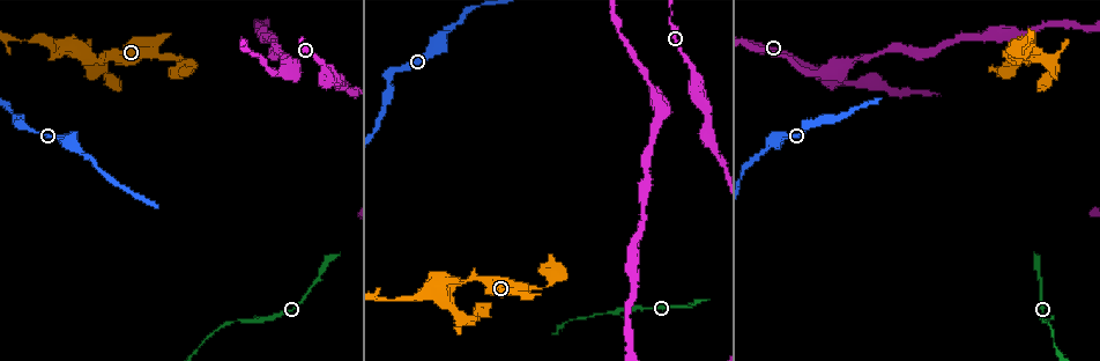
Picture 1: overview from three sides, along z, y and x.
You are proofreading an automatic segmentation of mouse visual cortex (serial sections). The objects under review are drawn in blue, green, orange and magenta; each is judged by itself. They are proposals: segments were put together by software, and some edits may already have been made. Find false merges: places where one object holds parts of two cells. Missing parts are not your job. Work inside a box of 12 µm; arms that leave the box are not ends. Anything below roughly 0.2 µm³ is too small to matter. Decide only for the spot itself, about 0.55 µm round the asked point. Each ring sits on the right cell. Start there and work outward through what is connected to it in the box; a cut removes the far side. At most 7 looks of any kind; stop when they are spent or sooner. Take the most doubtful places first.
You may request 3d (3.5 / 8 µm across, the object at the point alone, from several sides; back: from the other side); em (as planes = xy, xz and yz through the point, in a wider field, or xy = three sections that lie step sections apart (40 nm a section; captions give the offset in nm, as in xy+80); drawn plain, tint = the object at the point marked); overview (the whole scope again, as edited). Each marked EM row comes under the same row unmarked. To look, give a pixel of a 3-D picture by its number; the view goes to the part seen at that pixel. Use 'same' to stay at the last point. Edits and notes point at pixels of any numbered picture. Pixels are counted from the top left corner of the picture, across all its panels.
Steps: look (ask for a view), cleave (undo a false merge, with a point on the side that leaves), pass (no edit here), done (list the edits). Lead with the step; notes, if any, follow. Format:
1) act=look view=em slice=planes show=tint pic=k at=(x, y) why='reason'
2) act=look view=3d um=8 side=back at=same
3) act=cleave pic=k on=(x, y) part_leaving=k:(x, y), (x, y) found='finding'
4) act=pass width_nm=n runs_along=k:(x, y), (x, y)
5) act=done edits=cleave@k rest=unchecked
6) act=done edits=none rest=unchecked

act=look view=3d um=8 pic=1 at=(1048, 322)

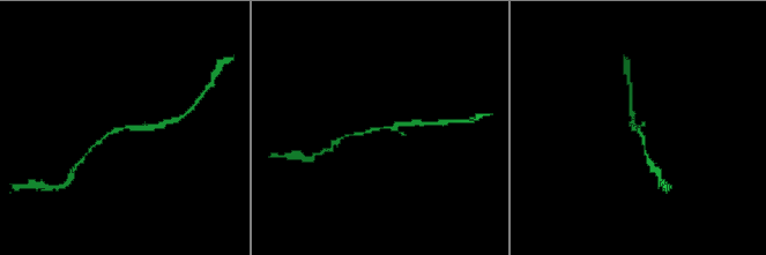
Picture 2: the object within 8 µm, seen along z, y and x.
act=look view=em slice=xy step=3 show=tint pic=2 at=(638, 125) why='shape alone is not enough'

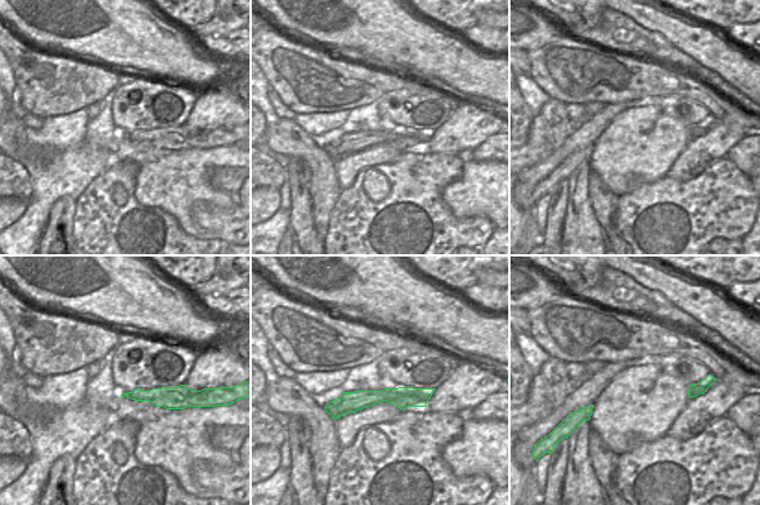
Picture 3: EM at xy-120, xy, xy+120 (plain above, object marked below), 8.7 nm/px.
act=pass runs_along=3:(430, 391), (328, 408) found='one cell here'

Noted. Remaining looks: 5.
act=look view=3d um=8 pic=1 at=(1019, 52) why='a fork'

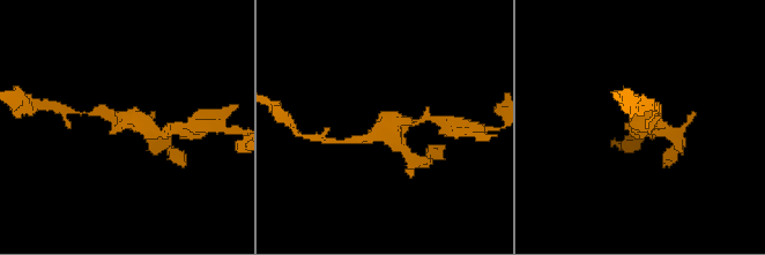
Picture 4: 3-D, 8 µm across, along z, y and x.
act=look view=em slice=xy step=3 show=tint pic=4 at=(393, 129) why='now the EM'

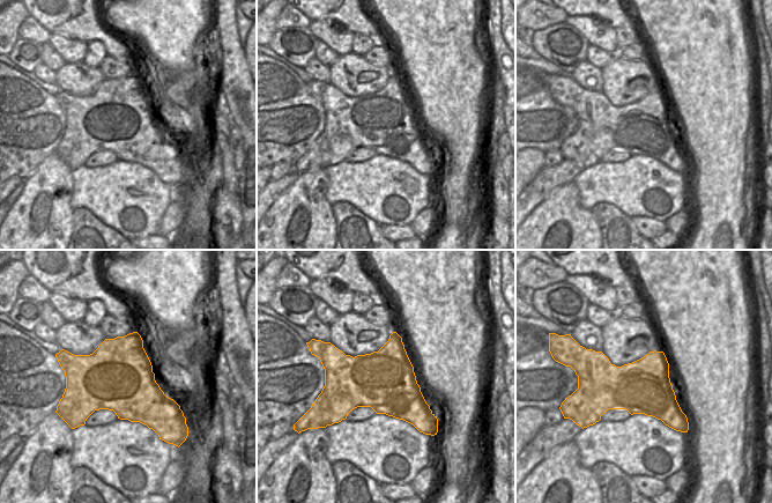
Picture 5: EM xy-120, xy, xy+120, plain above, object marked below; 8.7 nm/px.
act=pass width_nm=500 runs_along=4:(422, 121), (393, 127), (407, 155) found='one cell here'

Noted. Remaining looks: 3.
act=look view=3d um=3.5 pic=1 at=(388, 72) why='sharp bend'

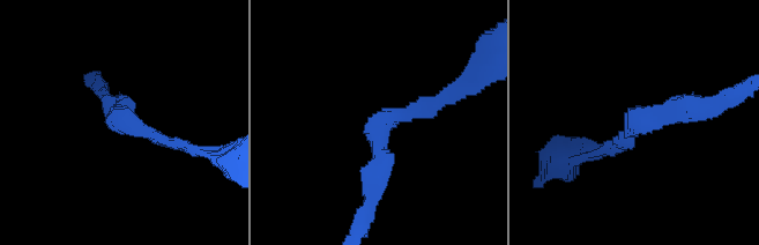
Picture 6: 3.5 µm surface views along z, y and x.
act=look view=em slice=xy step=5 show=tint pic=6 at=(379, 127) arm_widths_nm=200,300

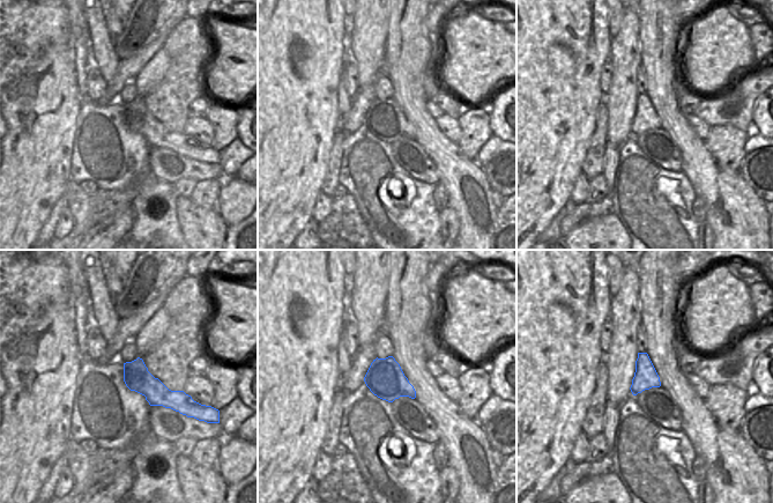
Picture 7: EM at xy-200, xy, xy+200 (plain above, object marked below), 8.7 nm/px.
act=pass runs_along=6:(441, 101), (378, 127), (370, 198) found='all the same cell'

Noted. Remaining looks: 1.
act=done edits=none rest=unchecked

